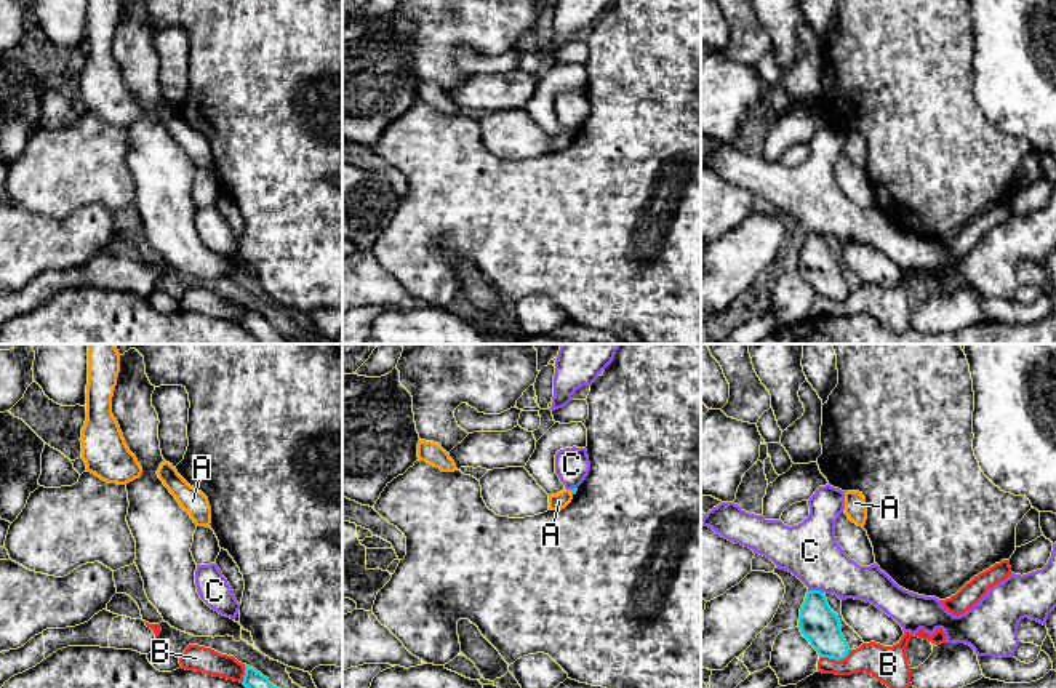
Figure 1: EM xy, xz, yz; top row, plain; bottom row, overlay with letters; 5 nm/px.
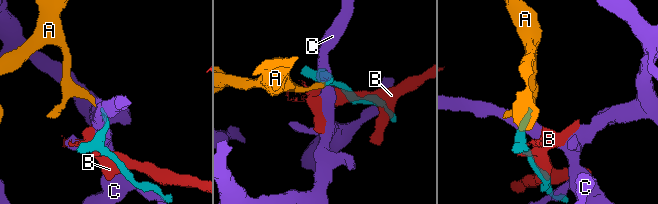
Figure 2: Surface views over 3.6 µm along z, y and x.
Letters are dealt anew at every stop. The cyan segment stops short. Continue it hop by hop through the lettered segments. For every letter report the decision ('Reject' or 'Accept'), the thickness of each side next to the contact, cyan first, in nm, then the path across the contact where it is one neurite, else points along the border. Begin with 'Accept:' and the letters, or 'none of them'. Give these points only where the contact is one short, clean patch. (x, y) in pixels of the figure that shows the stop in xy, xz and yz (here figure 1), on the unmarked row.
Accept: A
A: Accept. Thickness 30 nm (cyan) against 90 nm. Path across: xz (573, 133), (572, 135), (559, 143)
B: Reject. Thickness 190 nm (cyan) against 180 nm
C: Reject. Thickness 190 nm (cyan) against 280 nm

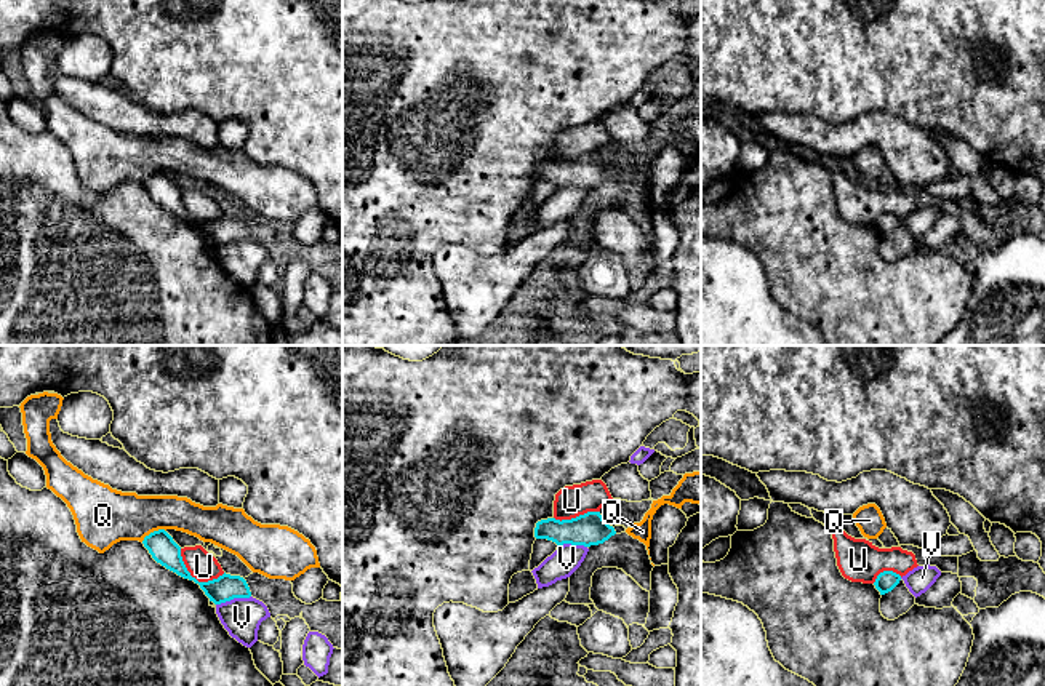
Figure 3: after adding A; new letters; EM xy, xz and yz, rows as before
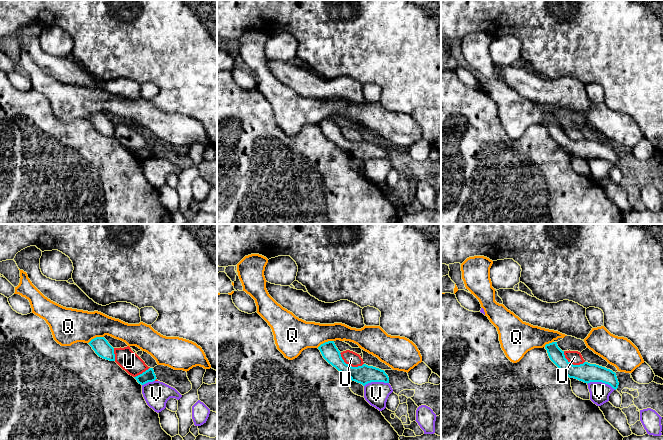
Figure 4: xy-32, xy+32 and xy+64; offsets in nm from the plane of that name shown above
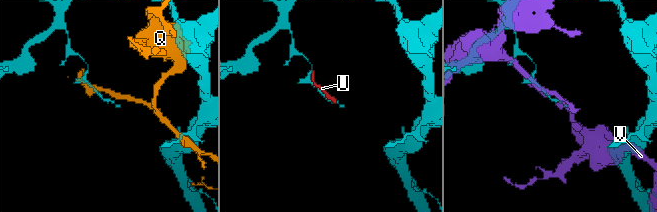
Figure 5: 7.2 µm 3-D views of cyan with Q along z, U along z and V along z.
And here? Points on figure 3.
Accept: none of them
Q: Reject. Thickness 140 nm (cyan) against 280 nm
U: Reject. Thickness 140 nm (cyan) against 150 nm
V: Reject. Thickness 140 nm (cyan) against 190 nm

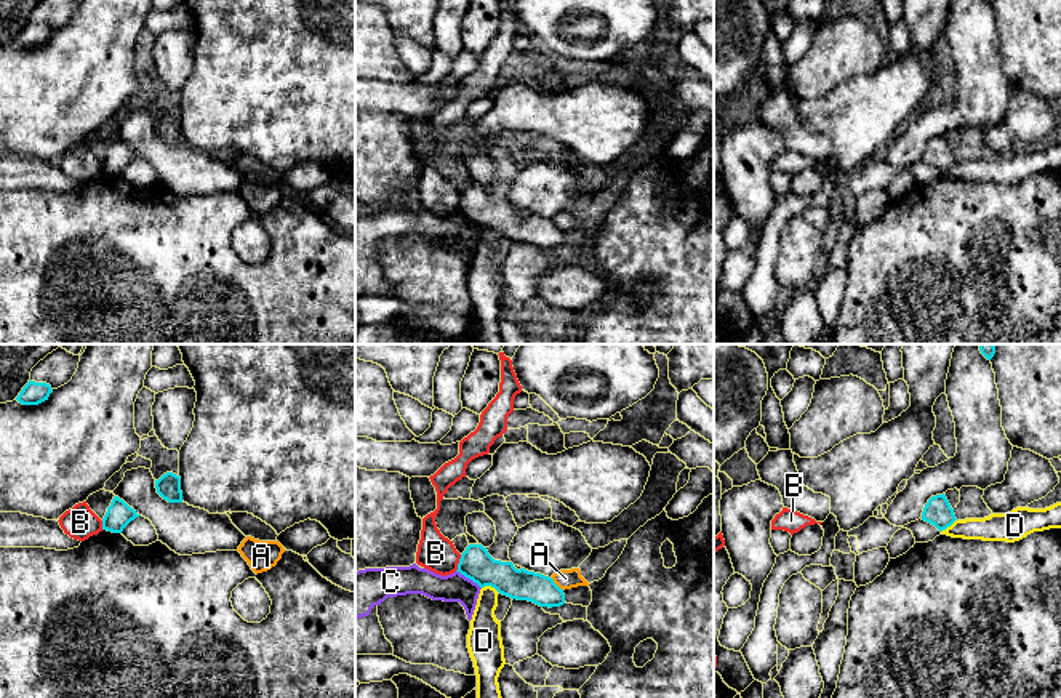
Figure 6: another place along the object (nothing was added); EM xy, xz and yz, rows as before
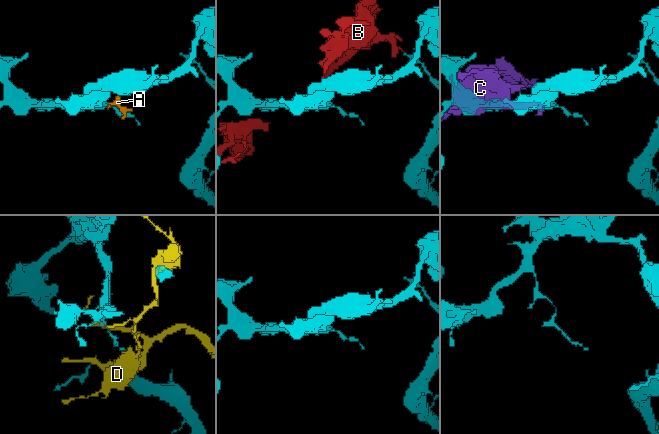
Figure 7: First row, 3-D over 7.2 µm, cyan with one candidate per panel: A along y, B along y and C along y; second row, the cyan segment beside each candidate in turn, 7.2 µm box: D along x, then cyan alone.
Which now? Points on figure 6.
Accept: none of them
A: Reject. Thickness 160 nm (cyan) against 100 nm
B: Reject. Thickness 160 nm (cyan) against 190 nm. Boundary: xz (461, 196), (455, 212)
C: Reject. Thickness 160 nm (cyan) against 140 nm
D: Reject. Thickness 160 nm (cyan) against 160 nm. Boundary: xz (482, 228), (492, 228), (498, 232)

